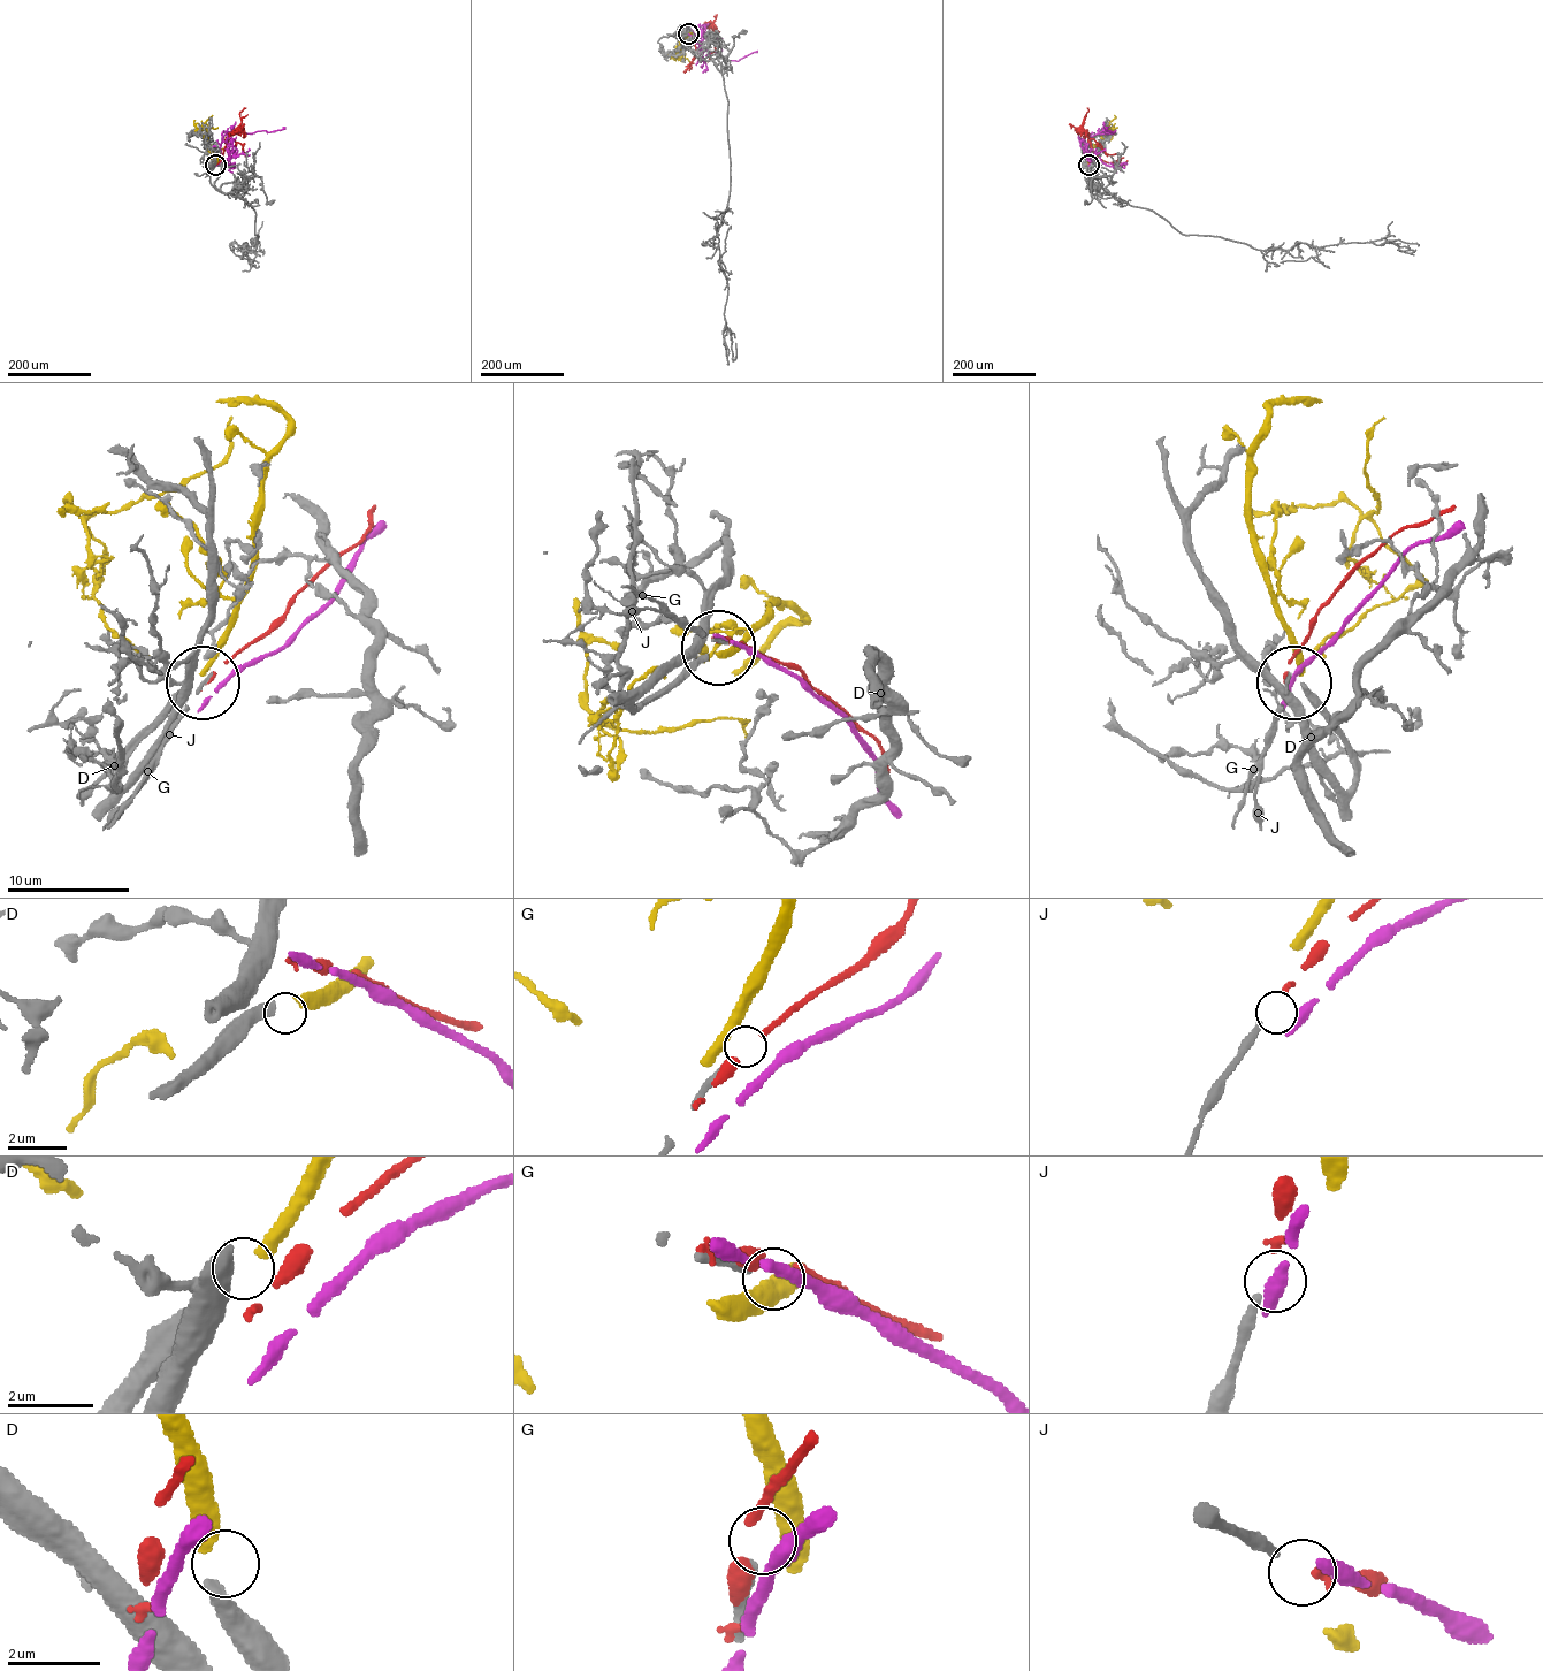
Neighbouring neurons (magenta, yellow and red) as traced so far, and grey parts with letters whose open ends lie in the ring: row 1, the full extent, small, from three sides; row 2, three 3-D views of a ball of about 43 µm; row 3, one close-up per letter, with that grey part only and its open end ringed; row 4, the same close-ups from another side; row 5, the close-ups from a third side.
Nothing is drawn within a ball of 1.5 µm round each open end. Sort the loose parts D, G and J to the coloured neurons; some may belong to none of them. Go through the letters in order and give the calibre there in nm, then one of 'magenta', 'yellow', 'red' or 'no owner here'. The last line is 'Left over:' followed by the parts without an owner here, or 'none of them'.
D: calibre 400 nm; yellow
G: calibre 200 nm; no owner here
J: calibre 240 nm; red
Left over: G

